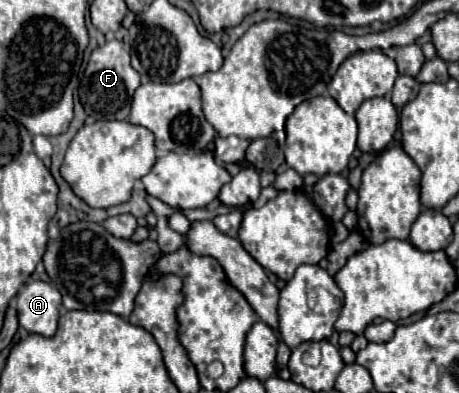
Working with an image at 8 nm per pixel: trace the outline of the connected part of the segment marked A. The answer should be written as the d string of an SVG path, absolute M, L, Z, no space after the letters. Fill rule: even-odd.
M32 281L18 291L18 321L20 325L44 337L52 337L58 327L62 297L54 283Z

